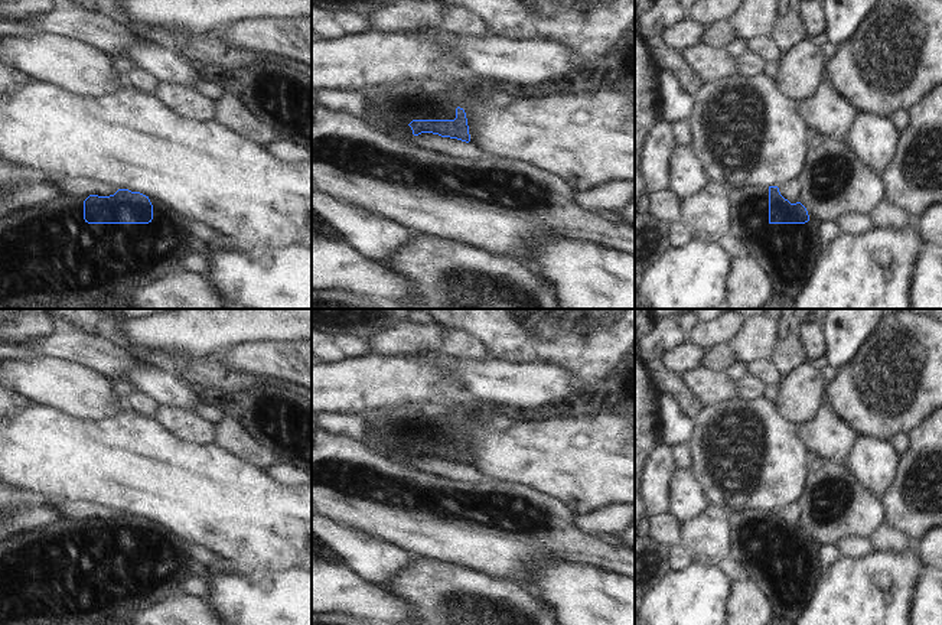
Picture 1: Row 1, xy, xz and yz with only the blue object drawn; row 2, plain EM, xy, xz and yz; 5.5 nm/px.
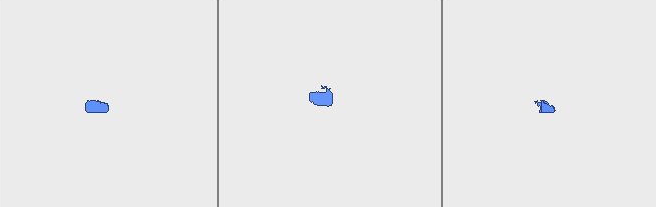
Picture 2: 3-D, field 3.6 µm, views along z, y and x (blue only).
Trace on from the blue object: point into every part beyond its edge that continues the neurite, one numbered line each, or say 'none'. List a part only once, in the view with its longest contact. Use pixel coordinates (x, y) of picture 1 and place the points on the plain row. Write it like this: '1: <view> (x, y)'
1: xz (358, 427)

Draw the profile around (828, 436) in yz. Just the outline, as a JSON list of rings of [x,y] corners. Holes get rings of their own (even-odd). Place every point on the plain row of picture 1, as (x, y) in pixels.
[[[827,403],[819,407],[812,420],[798,427],[798,434],[809,455],[842,466],[847,466],[850,453],[860,437],[853,426]]]

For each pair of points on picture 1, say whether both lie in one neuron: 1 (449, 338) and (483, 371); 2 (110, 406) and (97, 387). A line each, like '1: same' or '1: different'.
1: different
2: same

